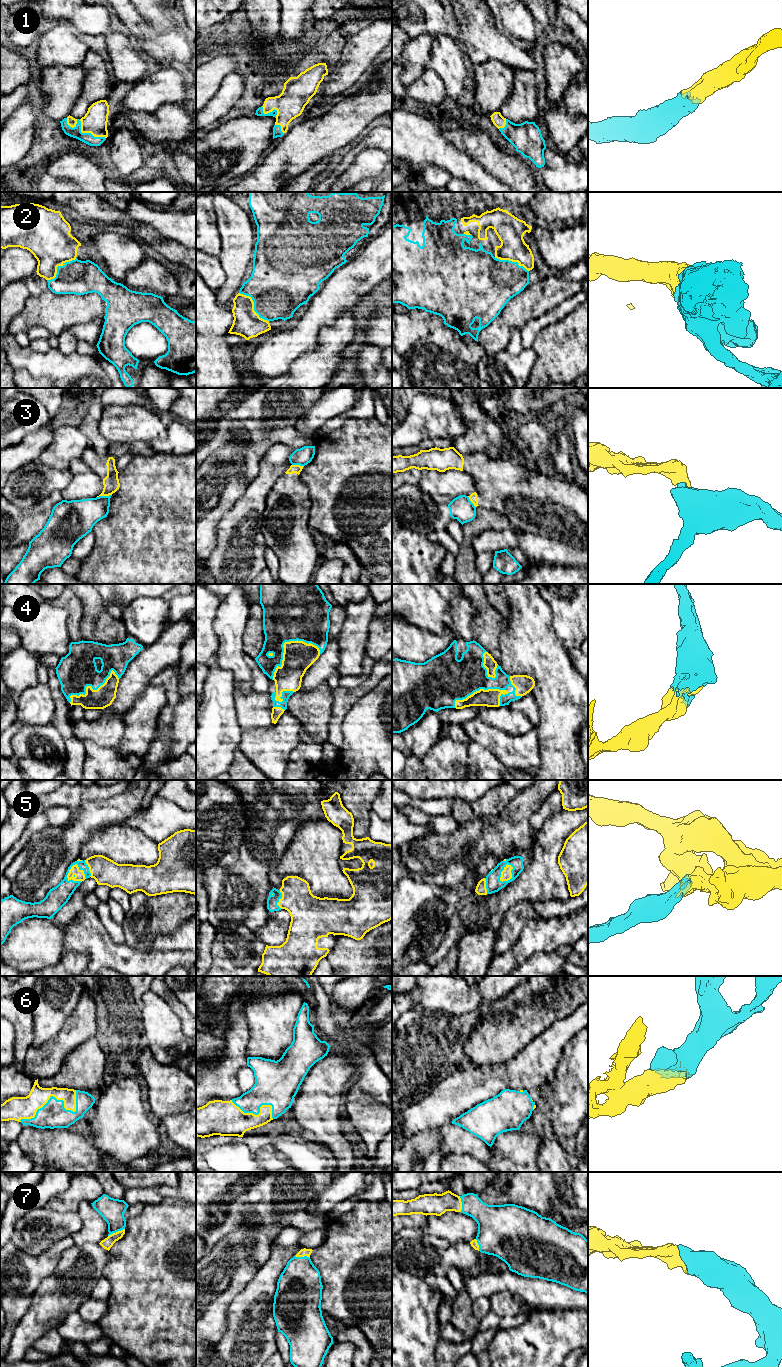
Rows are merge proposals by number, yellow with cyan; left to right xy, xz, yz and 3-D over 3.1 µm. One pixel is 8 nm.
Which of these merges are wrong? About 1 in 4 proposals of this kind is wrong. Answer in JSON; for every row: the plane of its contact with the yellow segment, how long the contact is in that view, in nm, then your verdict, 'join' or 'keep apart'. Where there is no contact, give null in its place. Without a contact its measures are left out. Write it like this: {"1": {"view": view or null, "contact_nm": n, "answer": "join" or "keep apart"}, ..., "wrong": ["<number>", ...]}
{"1": {"view": "xy", "contact_nm": 260, "answer": "join"}, "2": {"view": "xz", "contact_nm": 340, "answer": "join"}, "3": {"view": "xy", "contact_nm": 120, "answer": "keep apart"}, "4": {"view": "xz", "contact_nm": 460, "answer": "join"}, "5": {"view": "xy", "contact_nm": 170, "answer": "join"}, "6": {"view": "xy", "contact_nm": 500, "answer": "join"}, "7": {"view": "xy", "contact_nm": 150, "answer": "join"}, "wrong": ["3"]}

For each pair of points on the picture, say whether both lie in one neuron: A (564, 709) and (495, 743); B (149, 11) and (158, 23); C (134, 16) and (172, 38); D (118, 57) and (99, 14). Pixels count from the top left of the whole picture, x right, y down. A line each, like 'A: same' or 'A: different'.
A: different
B: same
C: same
D: different

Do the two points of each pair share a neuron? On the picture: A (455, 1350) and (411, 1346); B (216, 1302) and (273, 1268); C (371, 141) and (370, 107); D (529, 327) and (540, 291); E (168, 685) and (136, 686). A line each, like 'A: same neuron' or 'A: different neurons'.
A: different neurons
B: different neurons
C: different neurons
D: different neurons
E: different neurons

